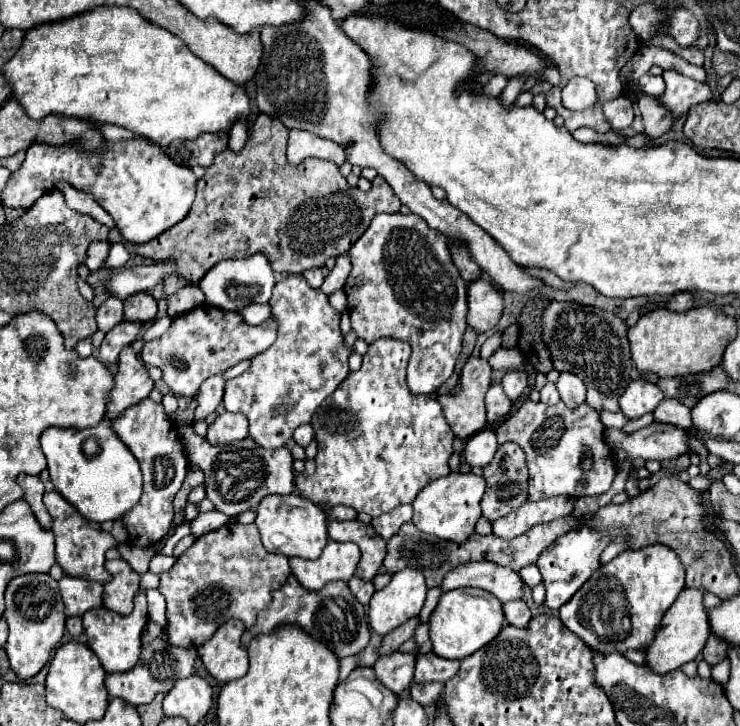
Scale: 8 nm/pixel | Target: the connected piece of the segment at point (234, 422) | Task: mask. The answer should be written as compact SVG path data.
M221 413L213 425L209 425L207 431L207 441L211 445L225 445L225 443L233 443L239 439L247 437L247 419L245 415L235 415L235 413Z

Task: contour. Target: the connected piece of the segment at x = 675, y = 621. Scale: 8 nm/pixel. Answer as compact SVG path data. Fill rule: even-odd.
M683 589L675 605L665 613L657 635L653 637L653 643L645 649L645 663L649 669L657 675L665 675L669 671L675 671L683 667L685 663L693 661L705 647L707 637L711 635L709 631L709 619L707 619L707 609L703 607L703 589Z

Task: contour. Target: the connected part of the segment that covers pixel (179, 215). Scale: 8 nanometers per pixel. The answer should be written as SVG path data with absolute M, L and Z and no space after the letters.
M141 139L109 143L103 153L85 153L79 145L35 143L27 149L21 169L9 177L9 187L1 193L5 207L31 207L55 181L65 179L75 189L93 193L99 205L115 219L117 229L129 243L147 243L177 225L191 211L195 199L195 175L173 163L163 149Z

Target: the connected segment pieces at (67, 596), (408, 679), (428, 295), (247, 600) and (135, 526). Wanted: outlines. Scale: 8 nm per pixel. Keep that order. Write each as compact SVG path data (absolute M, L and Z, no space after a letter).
M65 575L59 581L59 589L61 589L67 617L83 615L89 609L103 605L103 585L97 581L87 581L87 579Z
M395 653L379 657L373 665L377 681L383 683L393 693L401 695L413 683L413 669L415 669L415 655L411 653Z
M379 213L373 217L367 231L357 239L357 243L349 249L349 257L353 269L345 283L347 307L351 313L351 327L359 339L365 343L373 343L381 337L393 337L399 341L407 341L413 349L411 361L407 367L407 383L409 389L417 393L435 393L455 369L455 363L461 353L463 333L467 329L467 283L461 279L451 255L449 245L443 233L427 227L425 219L419 215L401 215L401 213Z
M229 521L209 531L175 561L171 571L161 573L159 591L167 599L167 641L173 647L199 647L227 619L241 619L253 627L257 613L269 605L271 593L291 575L289 559L265 551L255 525Z
M143 399L141 403L129 407L121 417L109 423L117 431L121 441L137 457L143 471L143 495L139 503L123 517L125 527L129 531L129 541L137 547L151 547L169 533L173 521L173 497L183 485L189 459L181 449L177 427L167 419L163 405L153 403L151 399Z

